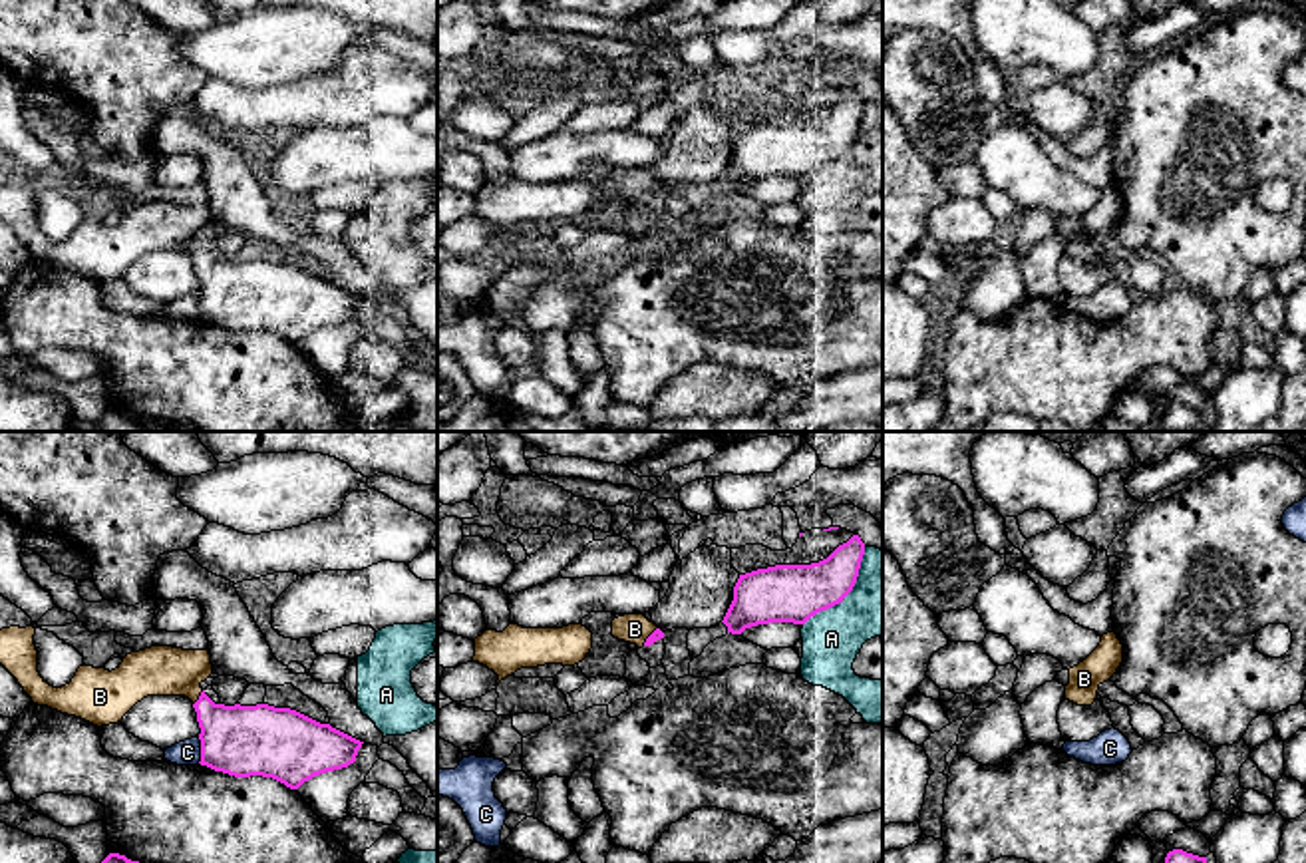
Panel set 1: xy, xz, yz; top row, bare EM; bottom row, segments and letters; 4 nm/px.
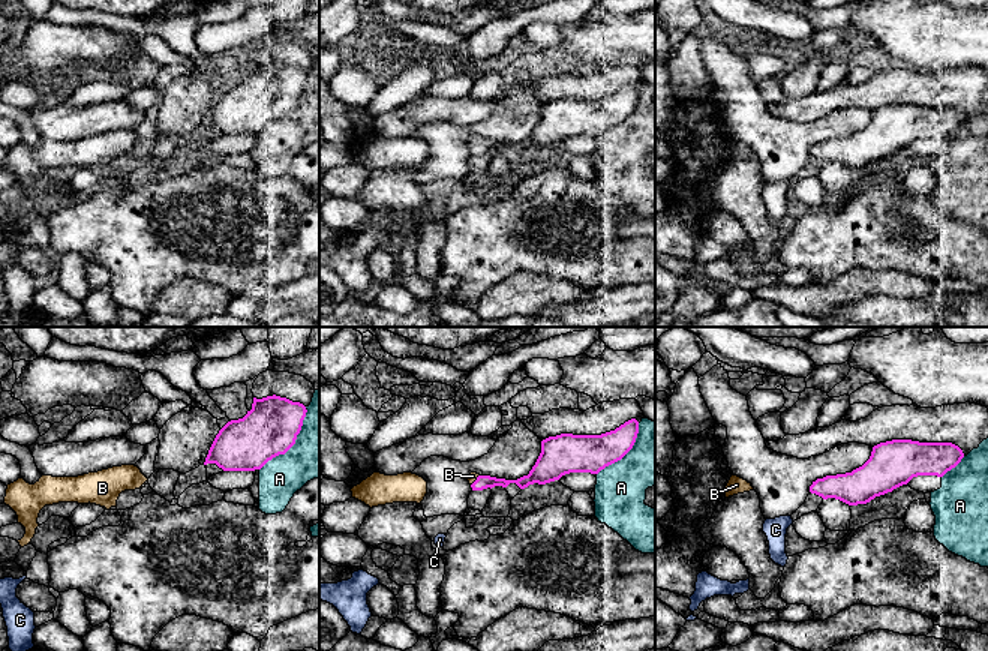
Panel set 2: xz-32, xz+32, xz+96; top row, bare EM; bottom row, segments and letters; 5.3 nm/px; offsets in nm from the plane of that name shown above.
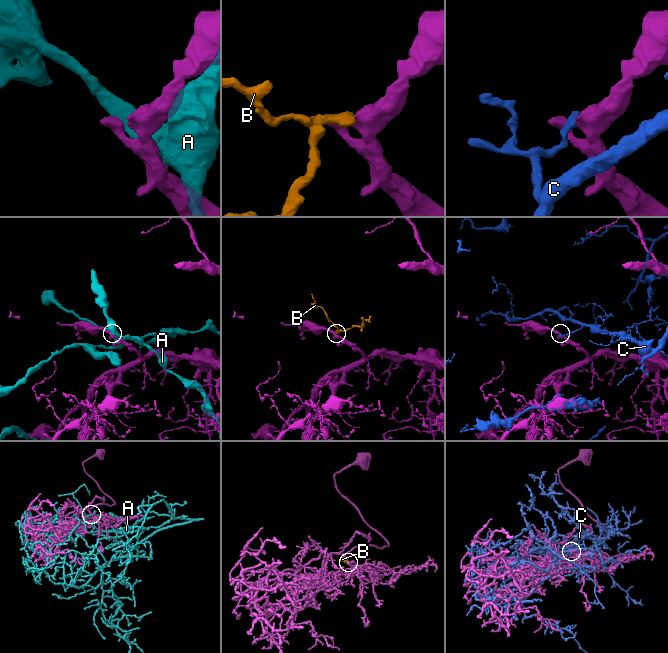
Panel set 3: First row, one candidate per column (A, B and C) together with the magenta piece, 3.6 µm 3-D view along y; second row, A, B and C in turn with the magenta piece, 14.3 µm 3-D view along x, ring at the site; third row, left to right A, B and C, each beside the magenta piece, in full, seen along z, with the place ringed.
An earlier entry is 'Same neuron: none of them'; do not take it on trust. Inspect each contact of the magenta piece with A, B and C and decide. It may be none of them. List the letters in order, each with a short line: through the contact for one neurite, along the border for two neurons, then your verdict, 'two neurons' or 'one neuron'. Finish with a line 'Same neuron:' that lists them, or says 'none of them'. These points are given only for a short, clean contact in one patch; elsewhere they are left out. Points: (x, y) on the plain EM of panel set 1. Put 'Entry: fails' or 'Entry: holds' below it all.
A: two neurons
B: xy (239, 295), (199, 253), (173, 227), (160, 225) | one neuron
C: two neurons
Same neuron: B
Entry: fails

